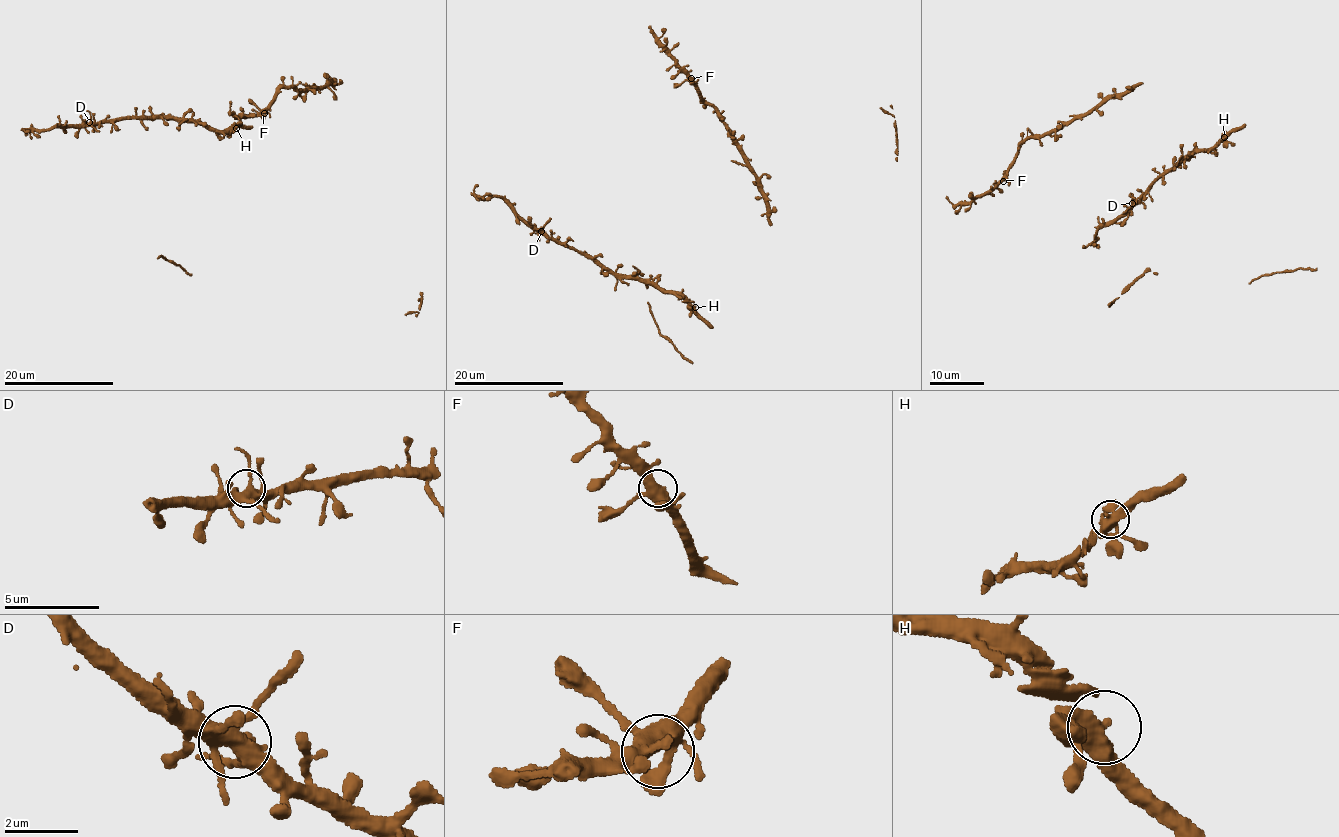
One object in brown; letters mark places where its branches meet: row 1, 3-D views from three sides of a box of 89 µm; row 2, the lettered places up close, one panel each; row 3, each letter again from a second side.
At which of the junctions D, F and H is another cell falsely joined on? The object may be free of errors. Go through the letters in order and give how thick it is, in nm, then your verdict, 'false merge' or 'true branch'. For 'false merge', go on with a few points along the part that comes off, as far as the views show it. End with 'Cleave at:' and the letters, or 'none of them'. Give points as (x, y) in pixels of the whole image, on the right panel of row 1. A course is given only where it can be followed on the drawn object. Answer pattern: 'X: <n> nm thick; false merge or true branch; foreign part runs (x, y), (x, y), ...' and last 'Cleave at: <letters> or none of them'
D: 400 nm thick; true branch
F: 440 nm thick; true branch
H: 440 nm thick; true branch
Cleave at: none of them

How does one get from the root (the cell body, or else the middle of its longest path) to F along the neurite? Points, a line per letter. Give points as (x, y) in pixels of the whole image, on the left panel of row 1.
F: (326, 81), (333, 82), (318, 89), (291, 86), (281, 88), (274, 102), (263, 112)

